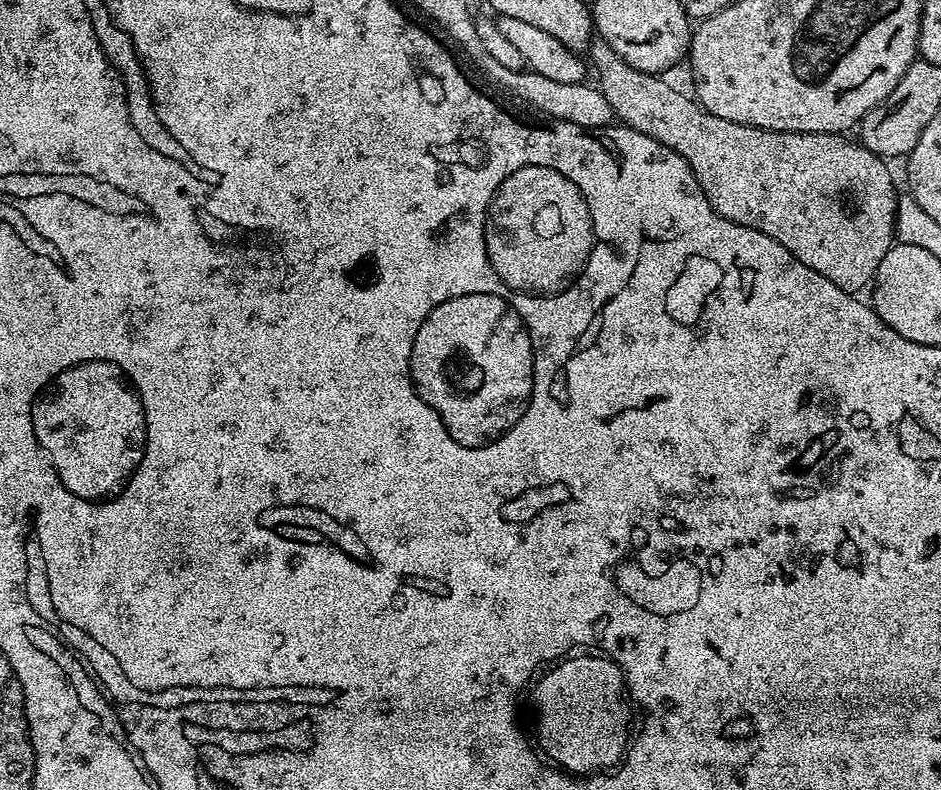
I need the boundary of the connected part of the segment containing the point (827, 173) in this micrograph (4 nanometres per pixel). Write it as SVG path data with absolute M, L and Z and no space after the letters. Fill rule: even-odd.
M593 39L586 49L586 56L591 67L592 64L596 67L596 76L600 79L598 87L606 98L606 102L610 102L613 117L623 127L638 130L642 134L662 142L662 146L670 146L670 150L674 150L682 158L686 158L690 170L694 174L694 178L698 178L710 206L714 206L714 210L718 214L722 214L722 218L730 218L730 222L738 222L738 226L750 226L750 230L758 230L762 234L774 238L774 242L782 242L782 246L786 246L786 250L790 250L790 254L794 254L794 258L798 258L798 262L802 262L802 266L810 266L810 270L818 270L818 274L822 274L822 278L830 278L830 282L834 282L834 286L838 286L842 290L860 294L863 293L864 287L867 289L873 283L882 258L886 258L886 250L890 250L897 239L896 209L898 207L898 195L896 196L896 184L892 181L891 170L884 165L887 163L881 157L875 156L869 148L864 147L855 139L852 139L853 141L847 140L849 137L844 134L834 132L775 132L774 130L730 122L726 118L718 118L700 107L699 103L689 93L688 97L686 93L679 92L674 85L667 84L664 81L667 79L663 75L634 70L634 66L626 63L622 56L618 54L618 50L614 50L614 46L610 46L610 42L605 40ZM844 200L852 200L852 205L847 208L844 205Z

